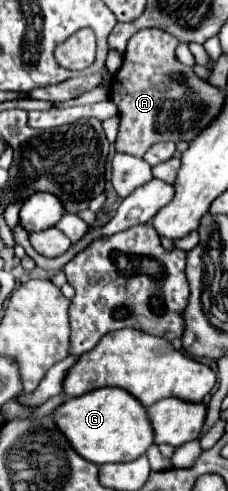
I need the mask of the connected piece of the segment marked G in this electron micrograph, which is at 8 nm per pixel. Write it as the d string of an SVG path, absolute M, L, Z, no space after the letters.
M101 387L67 399L55 409L55 423L63 429L71 445L75 445L75 451L97 465L135 461L153 445L153 427L147 417L147 407L139 405L131 393L119 387Z

